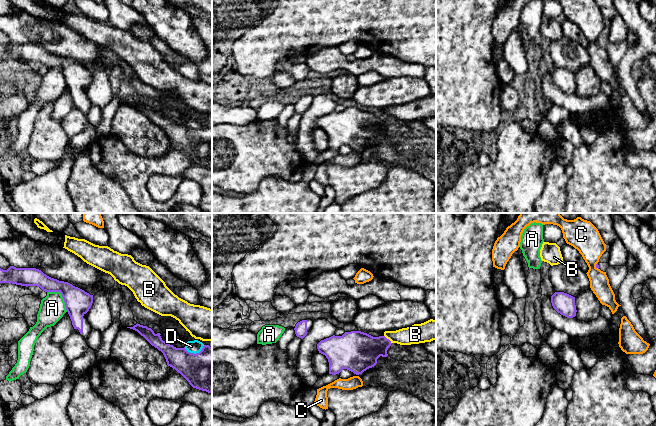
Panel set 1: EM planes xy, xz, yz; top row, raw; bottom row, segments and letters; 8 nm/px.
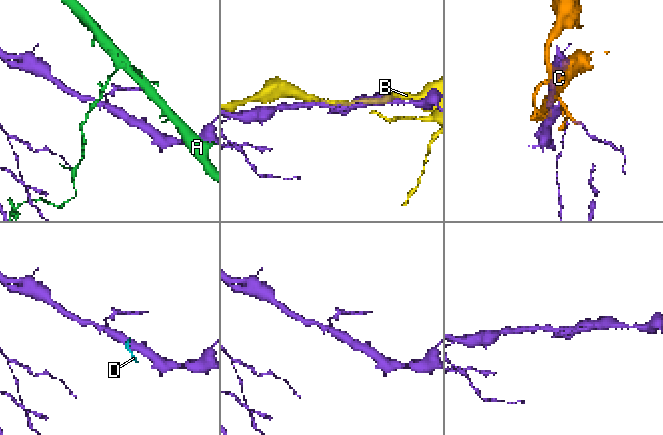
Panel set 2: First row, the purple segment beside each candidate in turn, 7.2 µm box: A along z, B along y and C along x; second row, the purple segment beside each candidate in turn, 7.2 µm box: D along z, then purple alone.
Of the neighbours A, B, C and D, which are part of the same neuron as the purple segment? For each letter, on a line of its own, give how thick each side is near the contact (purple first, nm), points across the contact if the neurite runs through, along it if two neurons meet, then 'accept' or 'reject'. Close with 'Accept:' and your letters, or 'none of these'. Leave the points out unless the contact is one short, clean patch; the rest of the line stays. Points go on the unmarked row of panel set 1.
A: 200 nm thick on the purple side, 200 nm on the other; reject
B: 300 nm thick on the purple side, 160 nm on the other; reject
C: 30 nm thick on the purple side, 220 nm on the other; reject
D: 340 nm thick on the purple side, 100 nm on the other; border along xy (204, 121), (195, 129), (190, 129), (184, 124); reject
Accept: none of these

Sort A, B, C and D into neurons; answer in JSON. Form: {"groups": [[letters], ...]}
{"groups": [["A"], ["B"], ["C"], ["D"]]}

